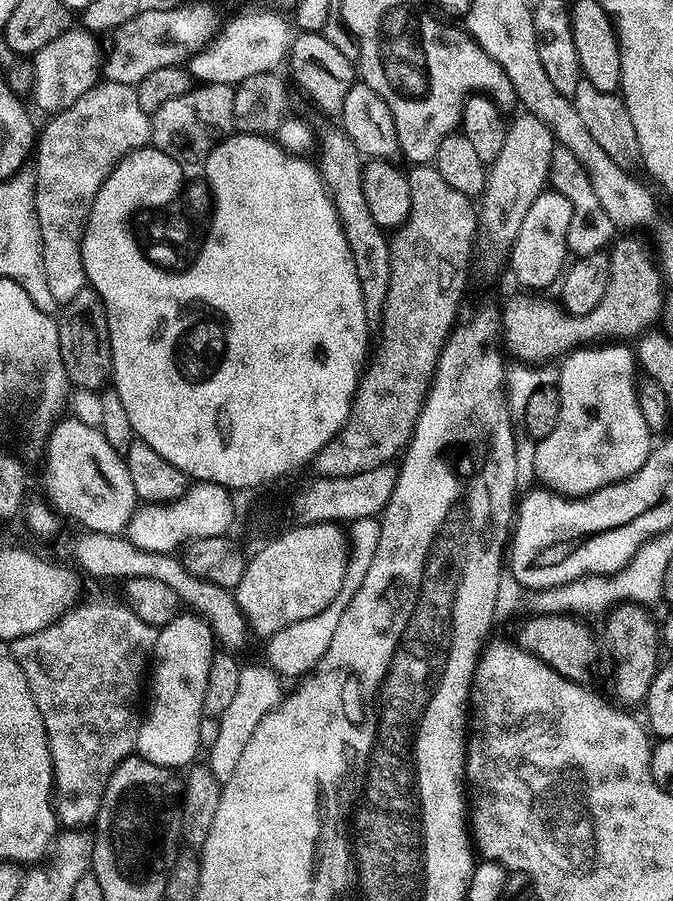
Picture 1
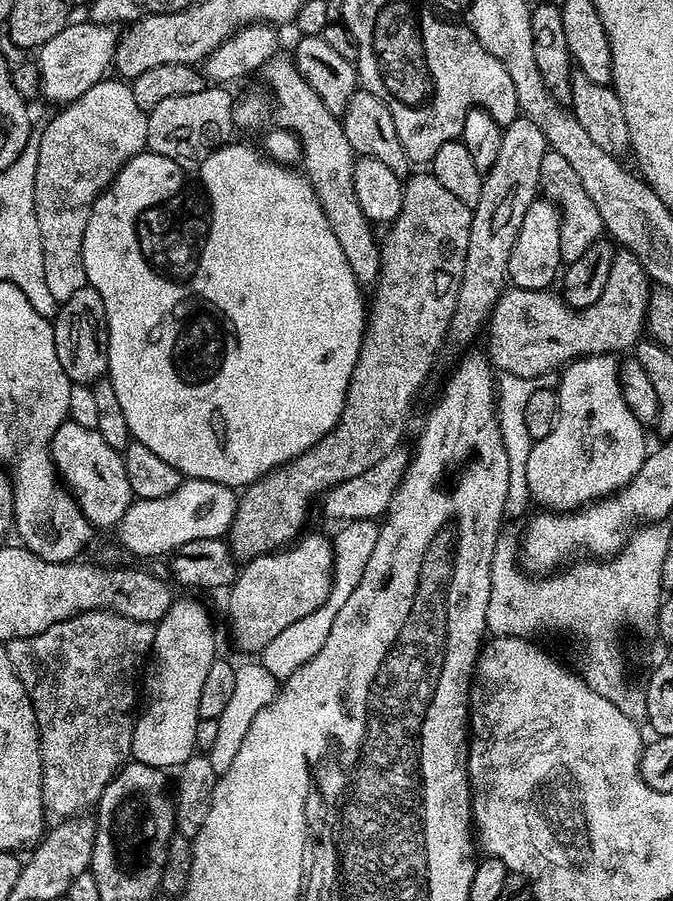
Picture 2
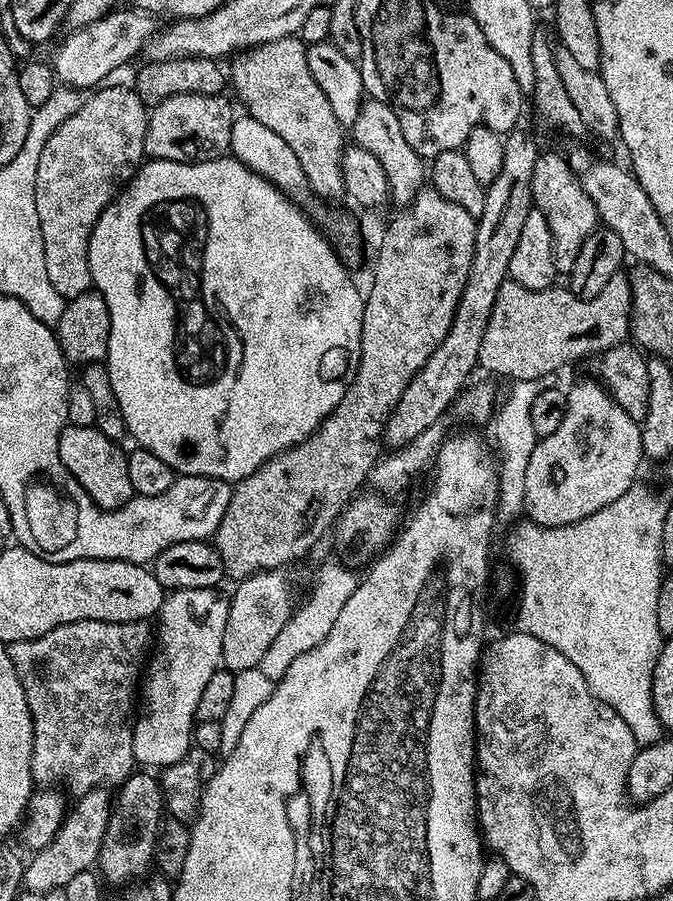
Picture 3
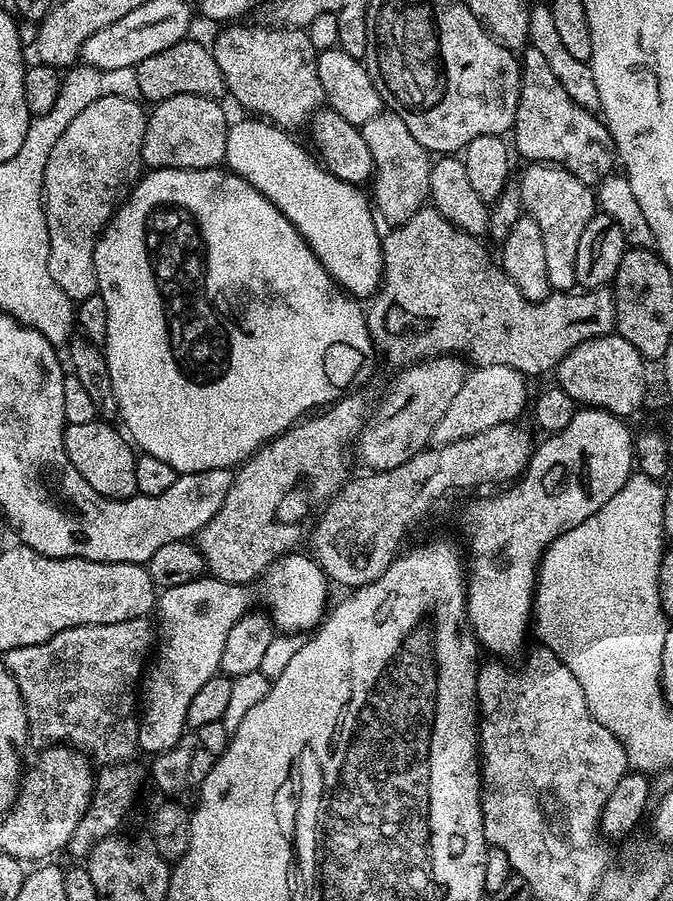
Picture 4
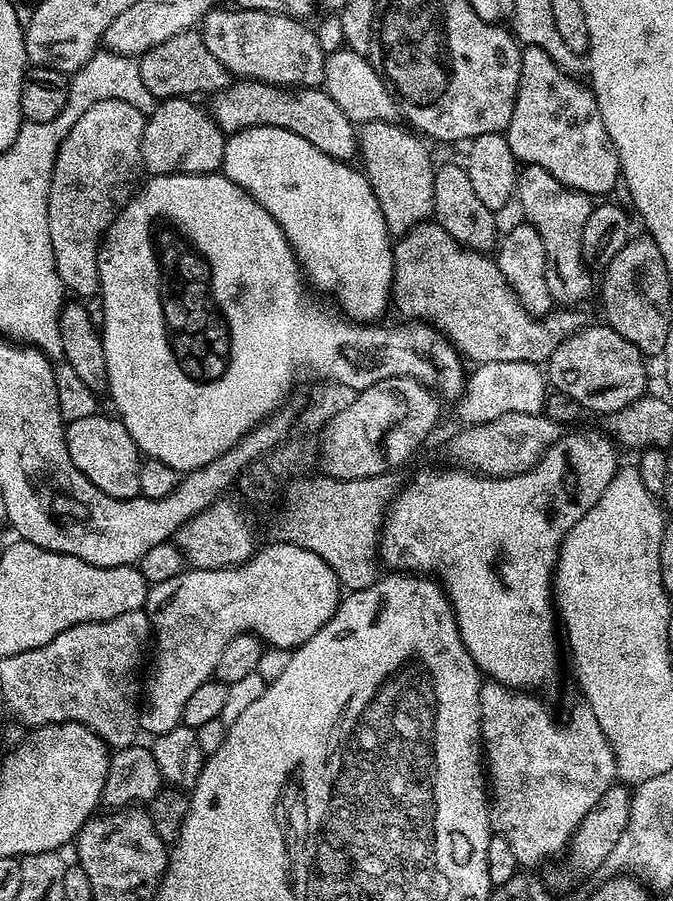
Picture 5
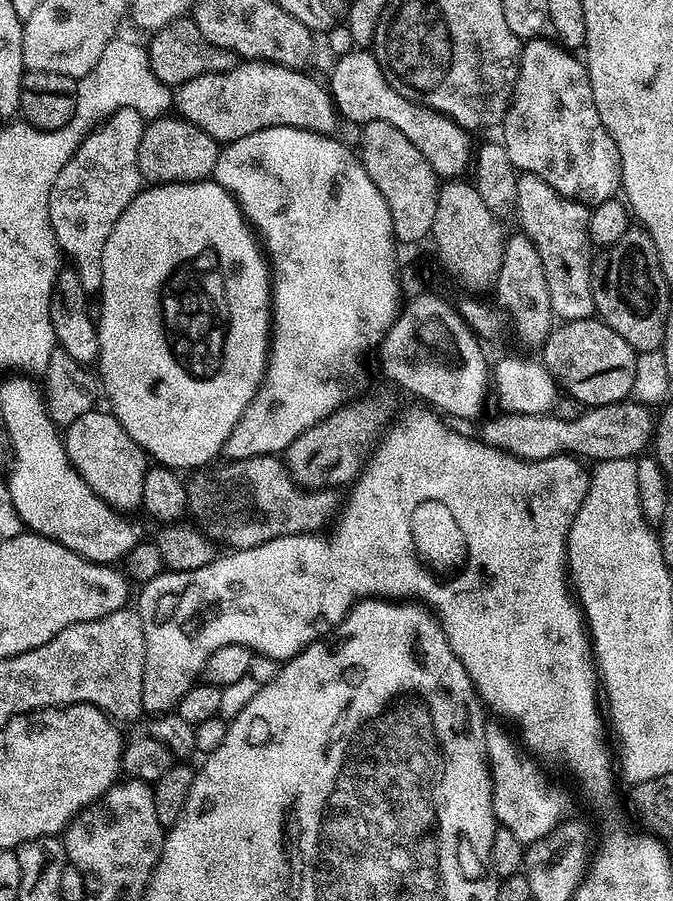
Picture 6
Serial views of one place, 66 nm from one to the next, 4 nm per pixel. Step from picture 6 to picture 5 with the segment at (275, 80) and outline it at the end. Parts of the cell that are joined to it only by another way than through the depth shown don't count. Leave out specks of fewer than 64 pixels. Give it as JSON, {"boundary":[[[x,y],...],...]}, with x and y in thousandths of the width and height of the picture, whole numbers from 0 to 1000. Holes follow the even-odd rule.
{"boundary":[[[352,88],[334,100],[314,108],[312,123],[321,138],[334,149],[363,147],[367,142],[423,142],[443,153],[455,153],[461,162],[473,162],[478,171],[498,178],[522,179],[532,169],[532,142],[508,122],[490,104],[474,98],[443,98],[429,100],[407,93],[392,93],[388,89]]]}

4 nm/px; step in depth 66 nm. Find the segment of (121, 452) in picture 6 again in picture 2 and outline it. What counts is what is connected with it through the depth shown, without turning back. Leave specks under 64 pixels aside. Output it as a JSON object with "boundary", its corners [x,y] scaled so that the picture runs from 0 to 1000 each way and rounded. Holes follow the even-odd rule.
{"boundary":[[[105,468],[95,469],[80,482],[74,501],[88,532],[132,579],[144,587],[177,583],[190,563],[199,558],[183,505],[166,498],[140,475]]]}

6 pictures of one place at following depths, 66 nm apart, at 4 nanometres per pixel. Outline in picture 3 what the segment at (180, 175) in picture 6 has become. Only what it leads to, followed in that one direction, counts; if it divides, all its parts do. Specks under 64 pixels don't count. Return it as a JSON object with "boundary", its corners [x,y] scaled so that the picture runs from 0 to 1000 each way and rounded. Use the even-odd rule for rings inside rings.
{"boundary":[[[297,103],[259,104],[247,108],[220,125],[215,174],[290,182],[294,178],[321,178],[345,163],[348,123],[339,117],[337,105],[308,107]]]}

